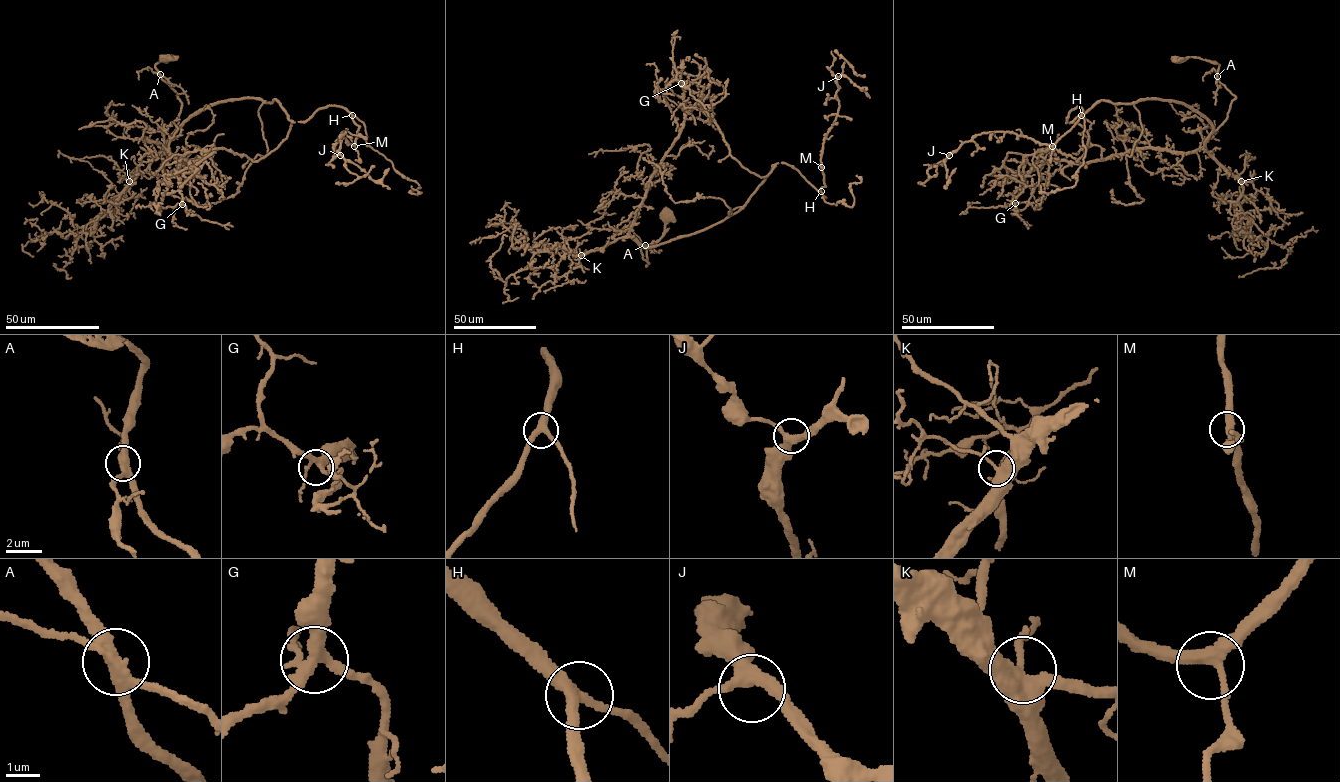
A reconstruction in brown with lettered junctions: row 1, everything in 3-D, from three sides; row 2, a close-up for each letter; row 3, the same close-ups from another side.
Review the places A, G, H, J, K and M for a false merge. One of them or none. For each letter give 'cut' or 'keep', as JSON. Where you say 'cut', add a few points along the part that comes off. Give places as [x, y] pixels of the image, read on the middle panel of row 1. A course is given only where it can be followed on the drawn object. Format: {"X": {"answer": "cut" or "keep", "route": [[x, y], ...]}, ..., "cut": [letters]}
{"A": {"answer": "cut", "route": [[645, 245], [658, 252]]}, "G": {"answer": "keep"}, "H": {"answer": "keep"}, "J": {"answer": "keep"}, "K": {"answer": "keep"}, "M": {"answer": "keep"}, "cut": ["A"]}

